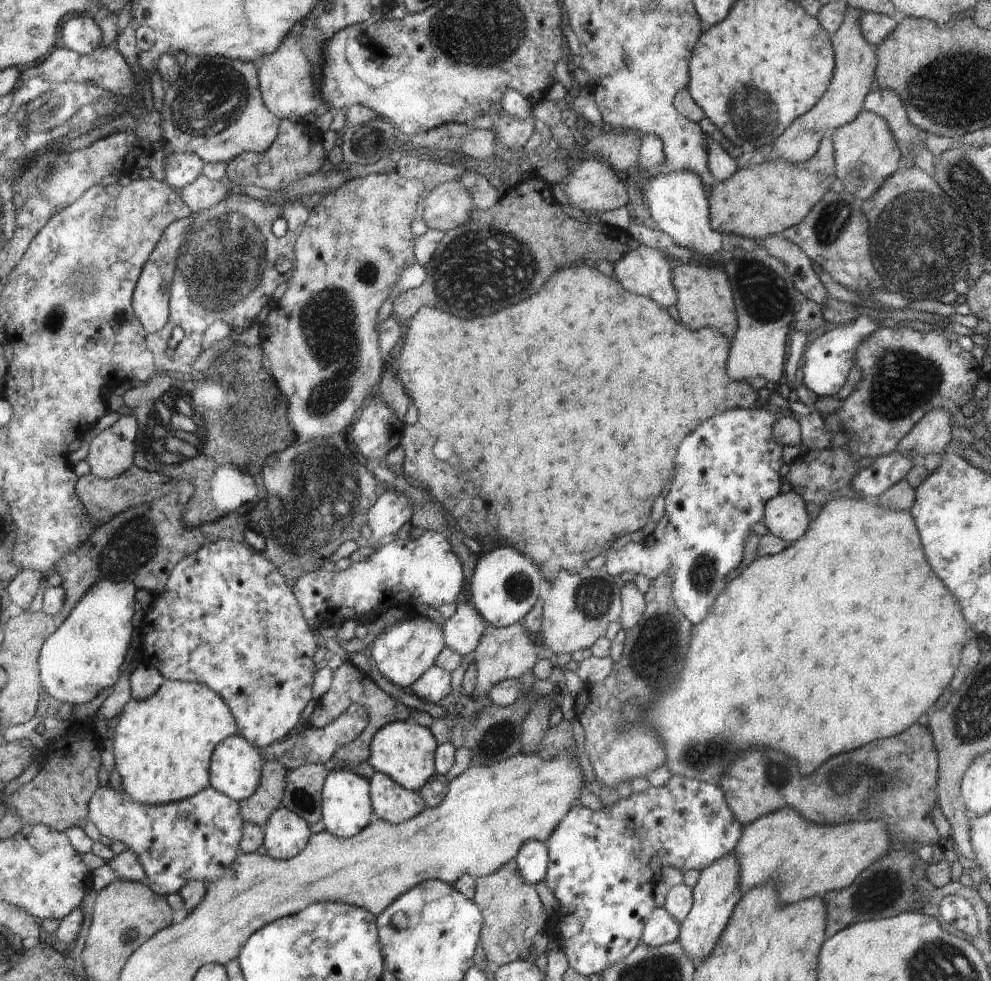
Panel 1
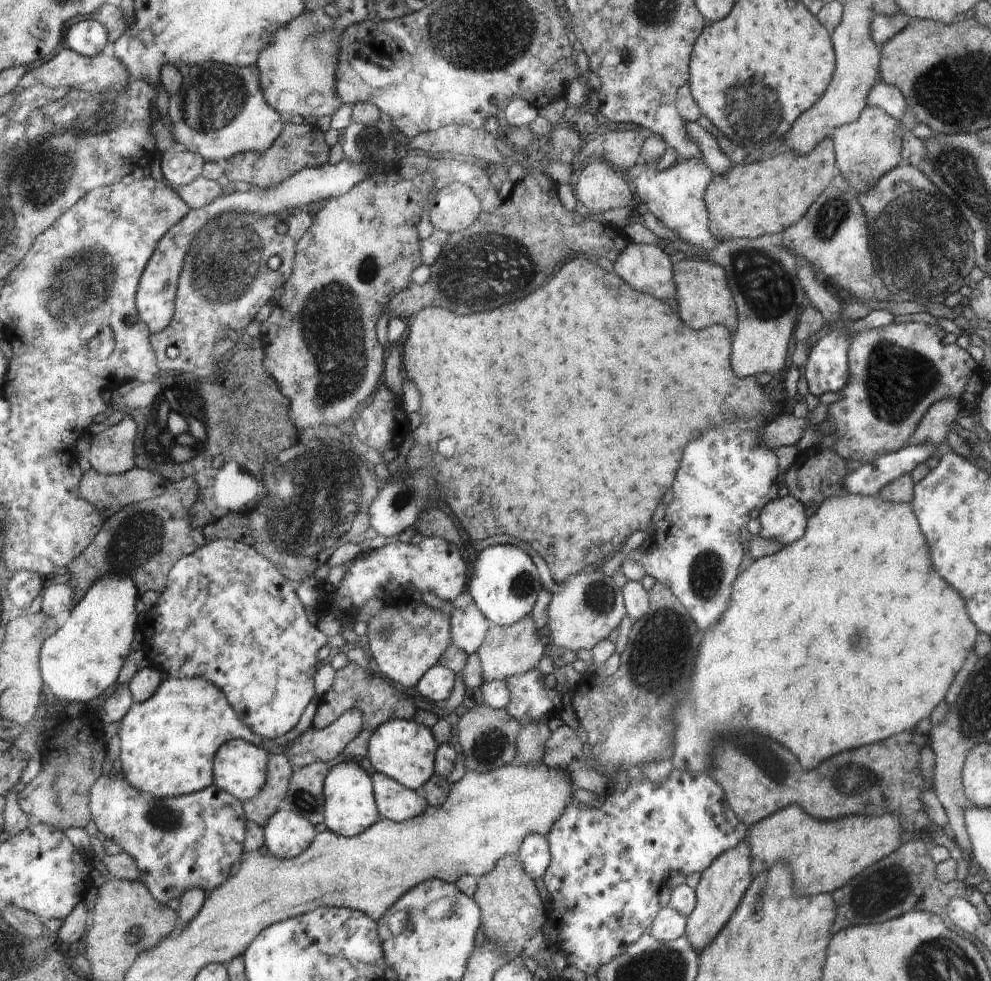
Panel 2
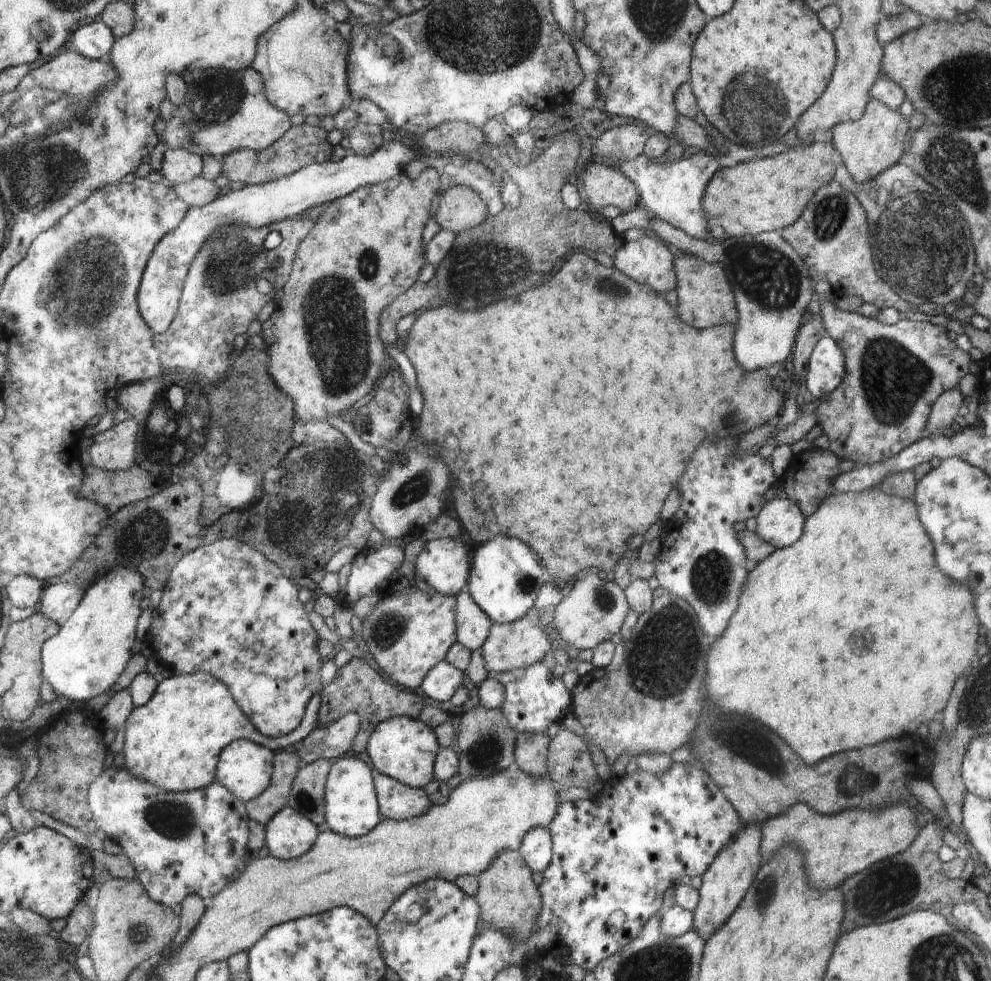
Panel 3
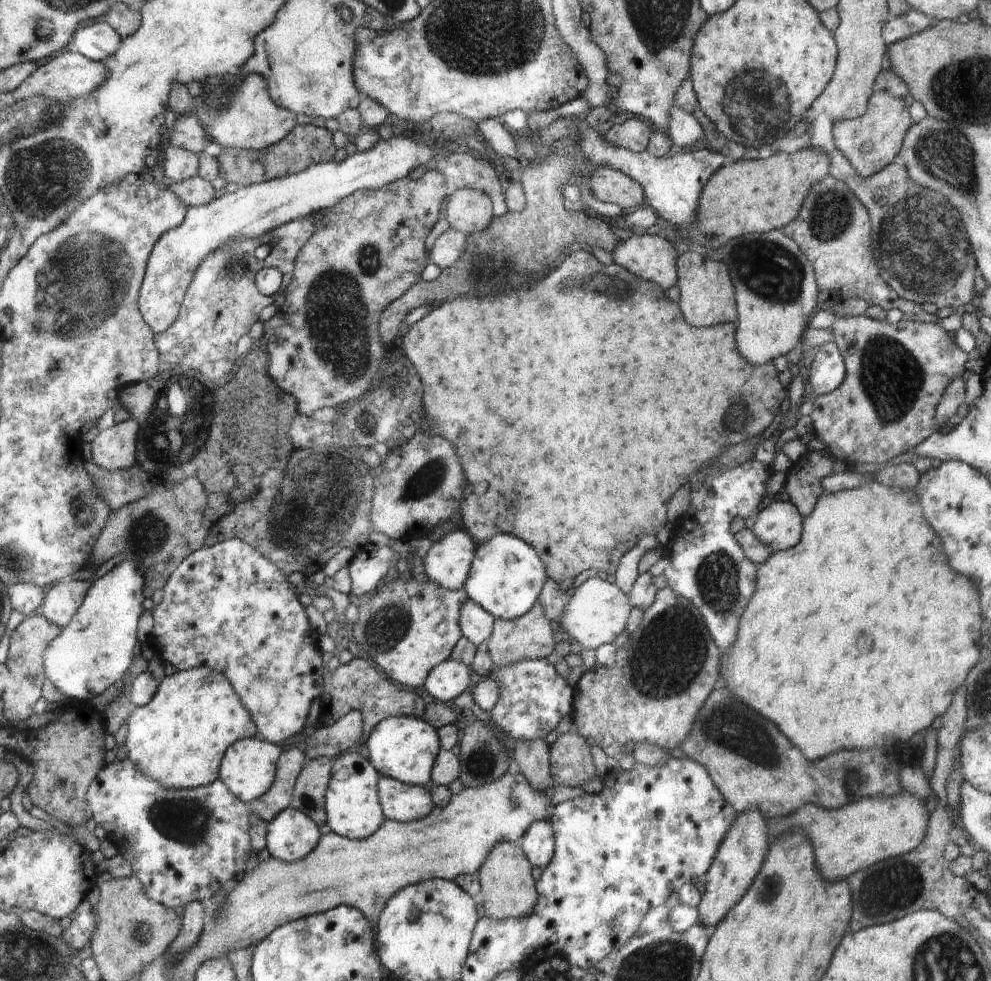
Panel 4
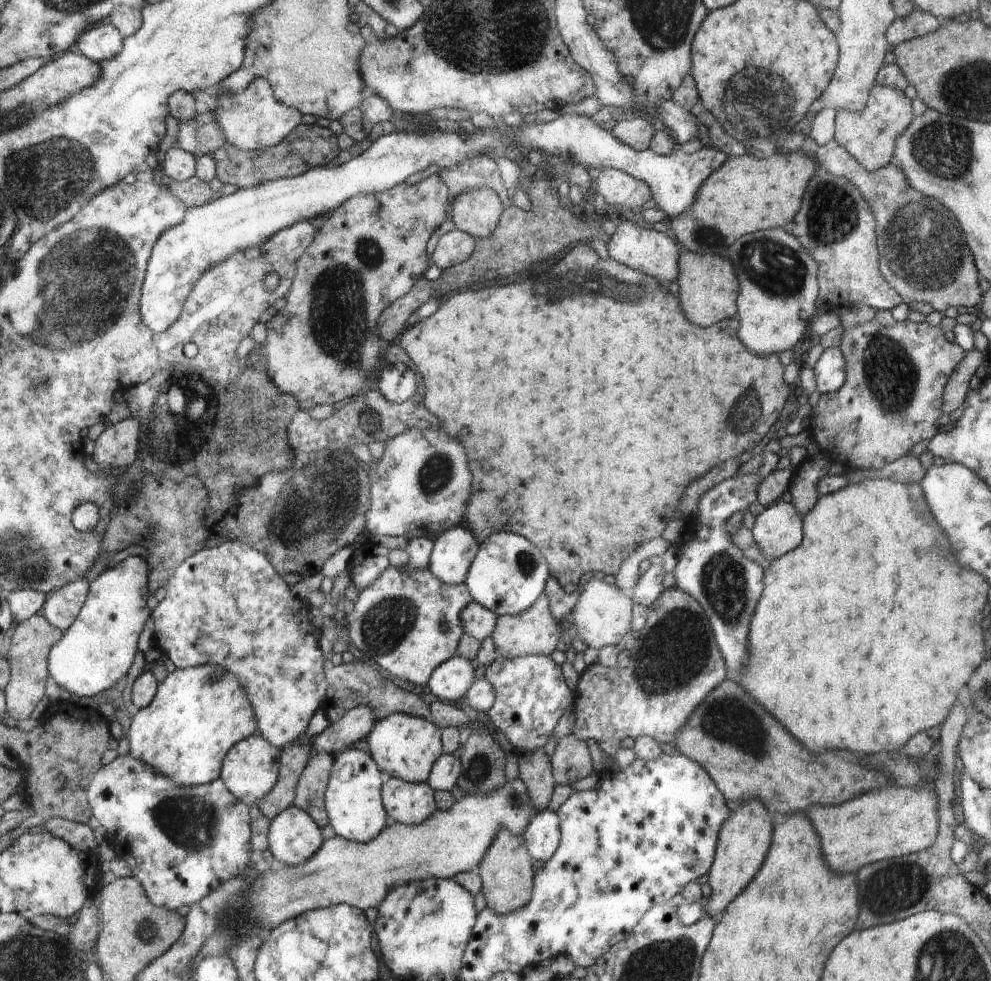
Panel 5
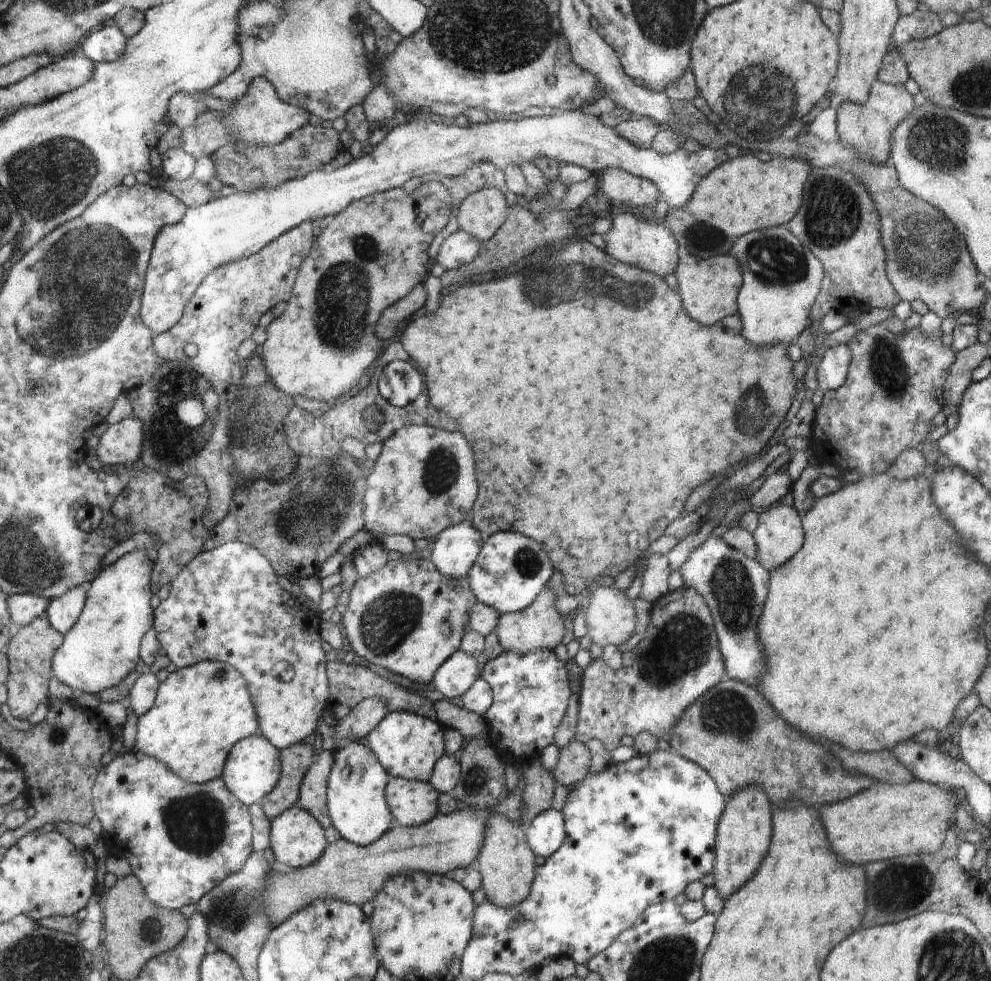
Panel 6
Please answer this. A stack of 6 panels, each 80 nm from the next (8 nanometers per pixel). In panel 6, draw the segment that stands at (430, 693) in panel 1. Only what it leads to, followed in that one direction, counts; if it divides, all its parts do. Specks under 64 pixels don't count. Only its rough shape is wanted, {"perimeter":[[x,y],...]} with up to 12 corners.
{"perimeter":[[460,649],[433,676],[446,699],[478,680],[478,666]]}

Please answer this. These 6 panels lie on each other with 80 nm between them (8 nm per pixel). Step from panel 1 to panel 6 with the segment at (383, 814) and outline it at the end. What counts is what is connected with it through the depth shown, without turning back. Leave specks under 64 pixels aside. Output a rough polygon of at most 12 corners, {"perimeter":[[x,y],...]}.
{"perimeter":[[392,777],[386,799],[398,824],[438,814],[430,782]]}

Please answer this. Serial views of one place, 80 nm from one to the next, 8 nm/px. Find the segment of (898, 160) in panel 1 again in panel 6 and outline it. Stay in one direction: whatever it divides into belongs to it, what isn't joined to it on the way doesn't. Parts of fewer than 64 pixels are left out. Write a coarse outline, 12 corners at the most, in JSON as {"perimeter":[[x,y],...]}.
{"perimeter":[[876,79],[864,104],[837,109],[839,140],[890,161],[891,134],[914,108],[904,85]]}

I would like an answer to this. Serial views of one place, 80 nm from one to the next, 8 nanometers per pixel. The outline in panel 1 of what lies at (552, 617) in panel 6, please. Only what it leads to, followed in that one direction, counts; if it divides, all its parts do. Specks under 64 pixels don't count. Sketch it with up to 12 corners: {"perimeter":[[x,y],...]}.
{"perimeter":[[522,623],[487,624],[472,652],[486,696],[532,672],[538,646]]}

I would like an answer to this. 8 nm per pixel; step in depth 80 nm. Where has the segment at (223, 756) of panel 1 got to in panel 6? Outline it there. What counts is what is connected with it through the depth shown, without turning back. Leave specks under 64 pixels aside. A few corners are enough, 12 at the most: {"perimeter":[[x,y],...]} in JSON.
{"perimeter":[[264,735],[232,750],[223,781],[240,802],[258,804],[281,773]]}

